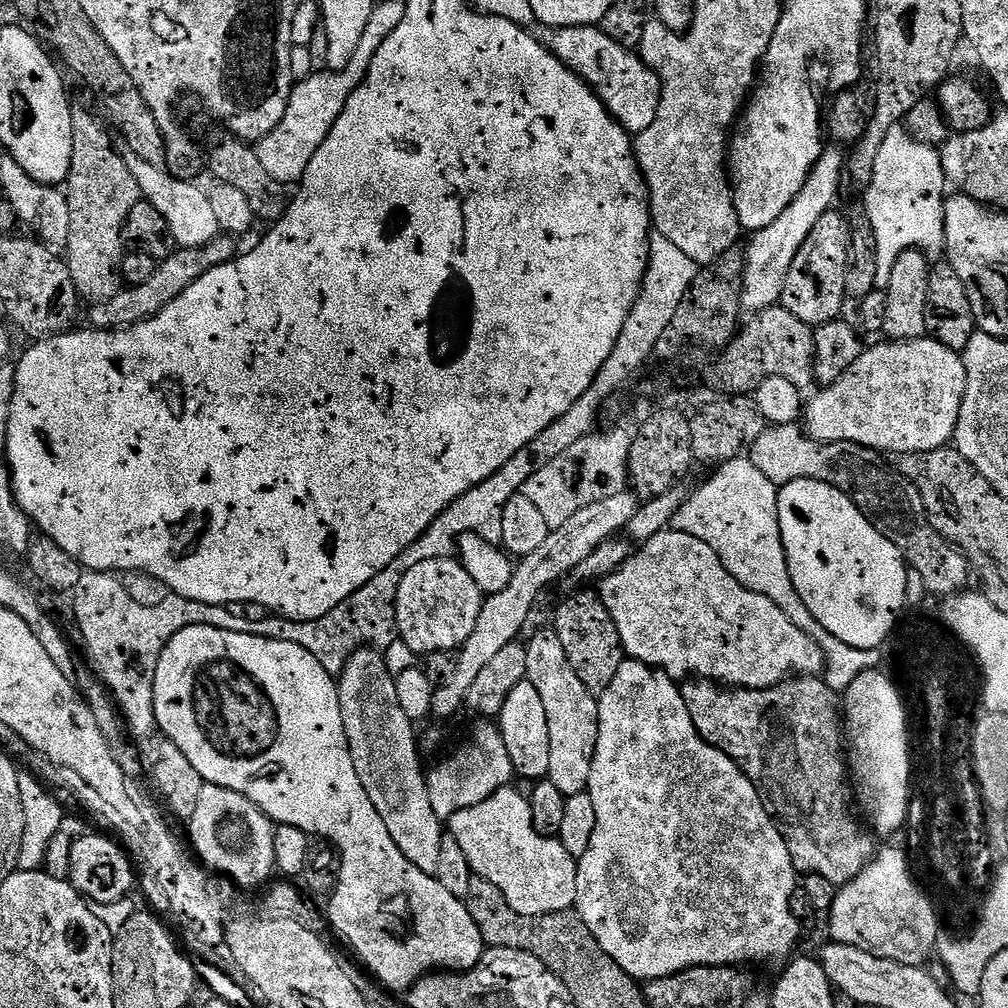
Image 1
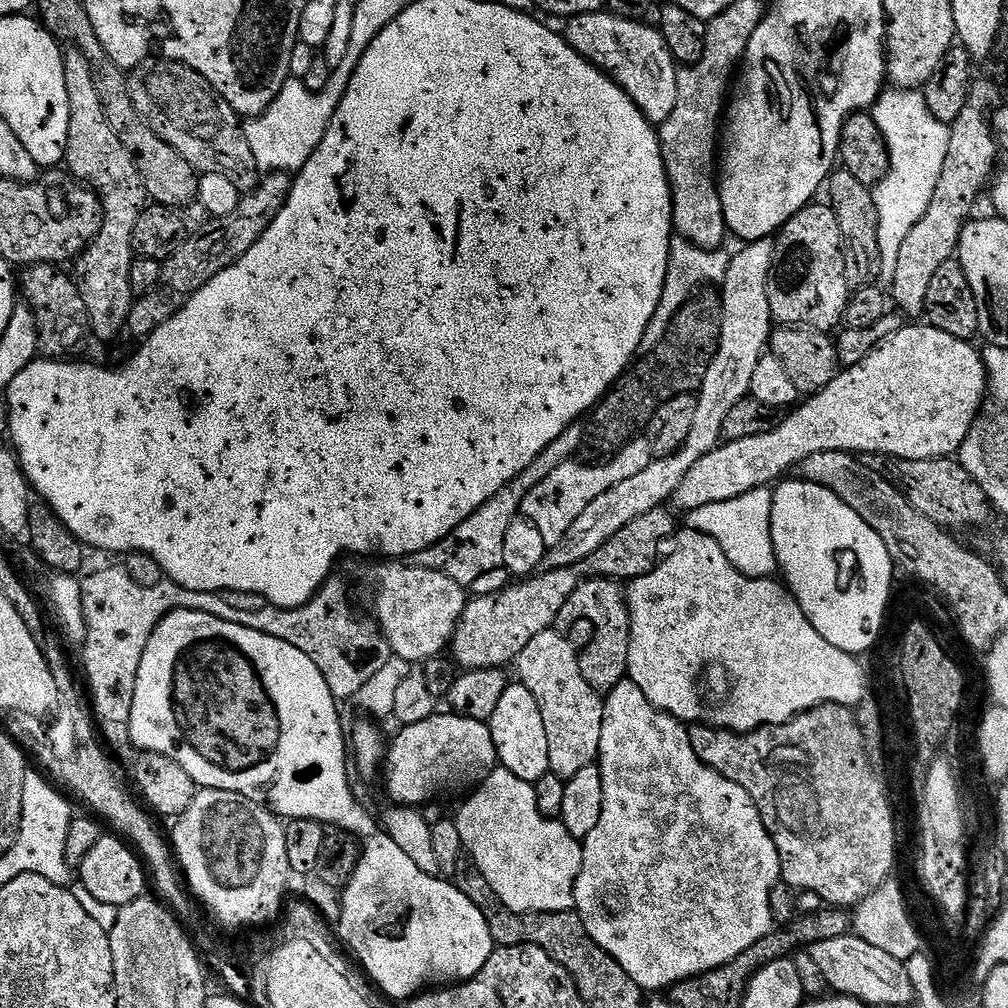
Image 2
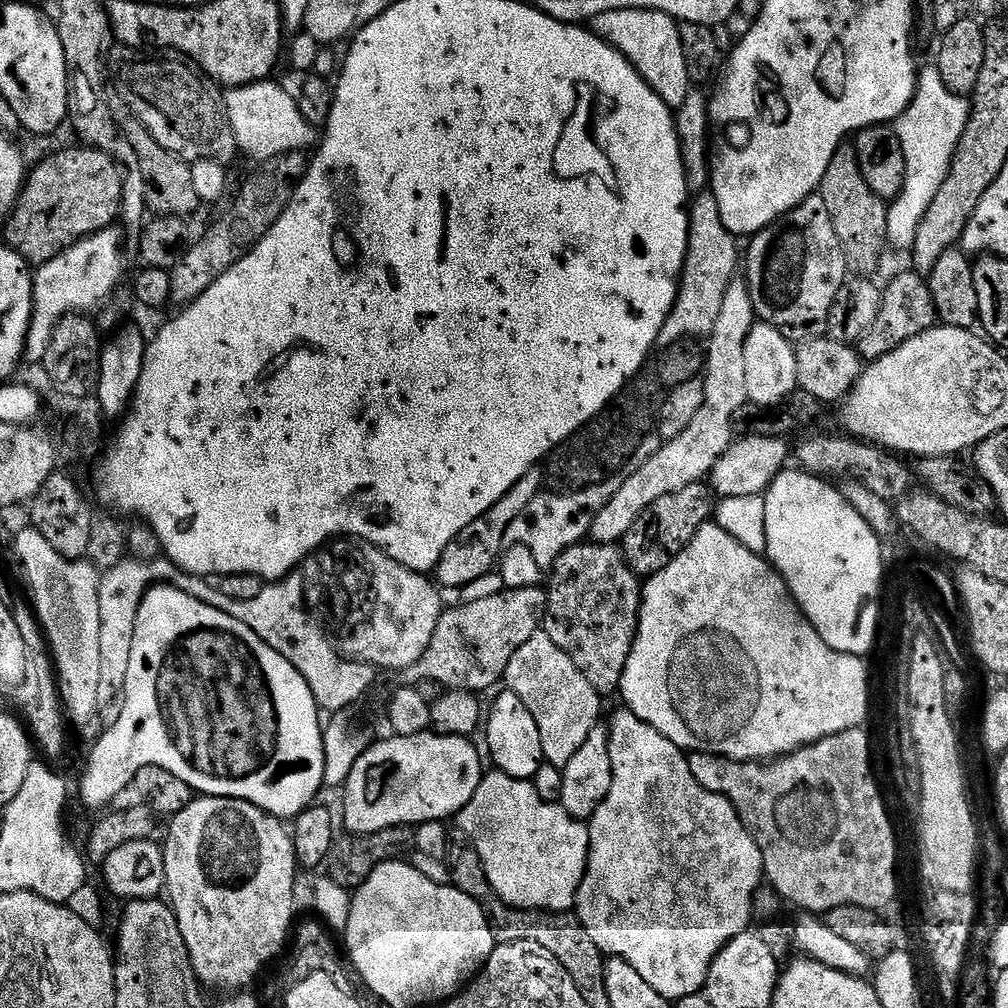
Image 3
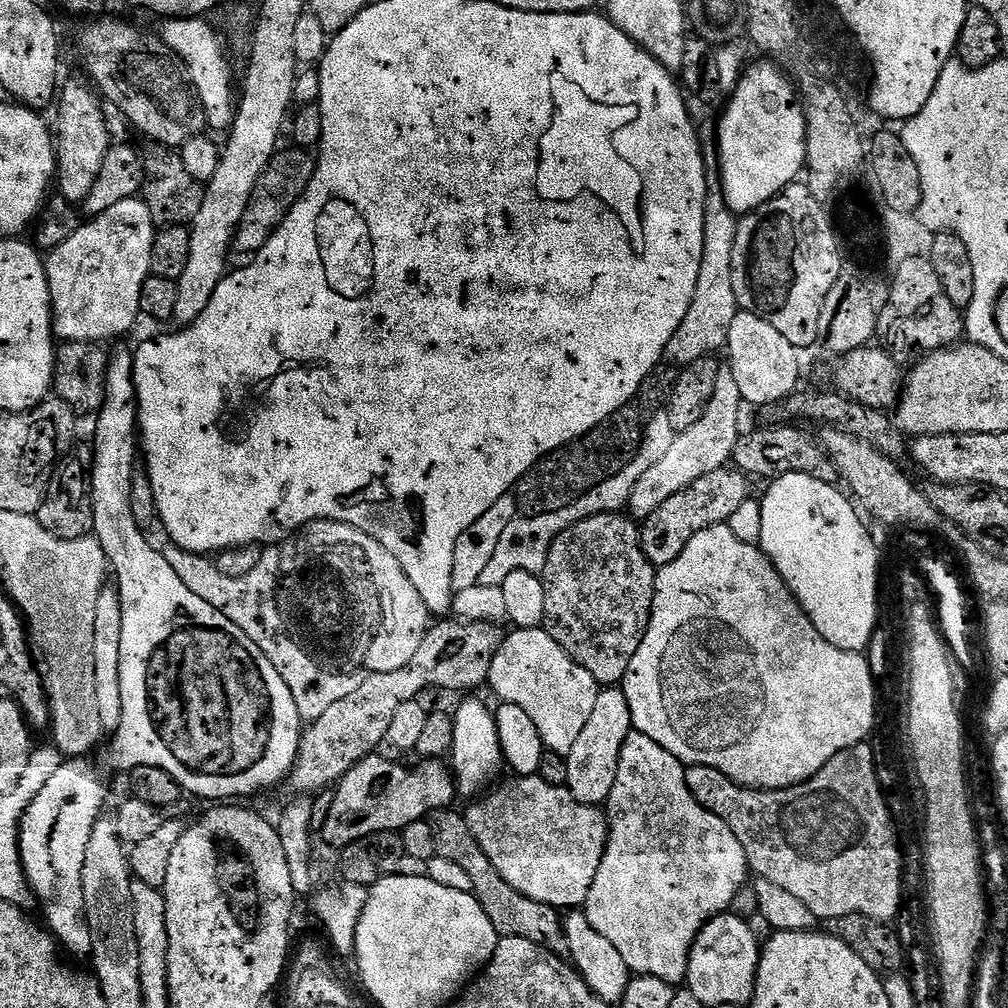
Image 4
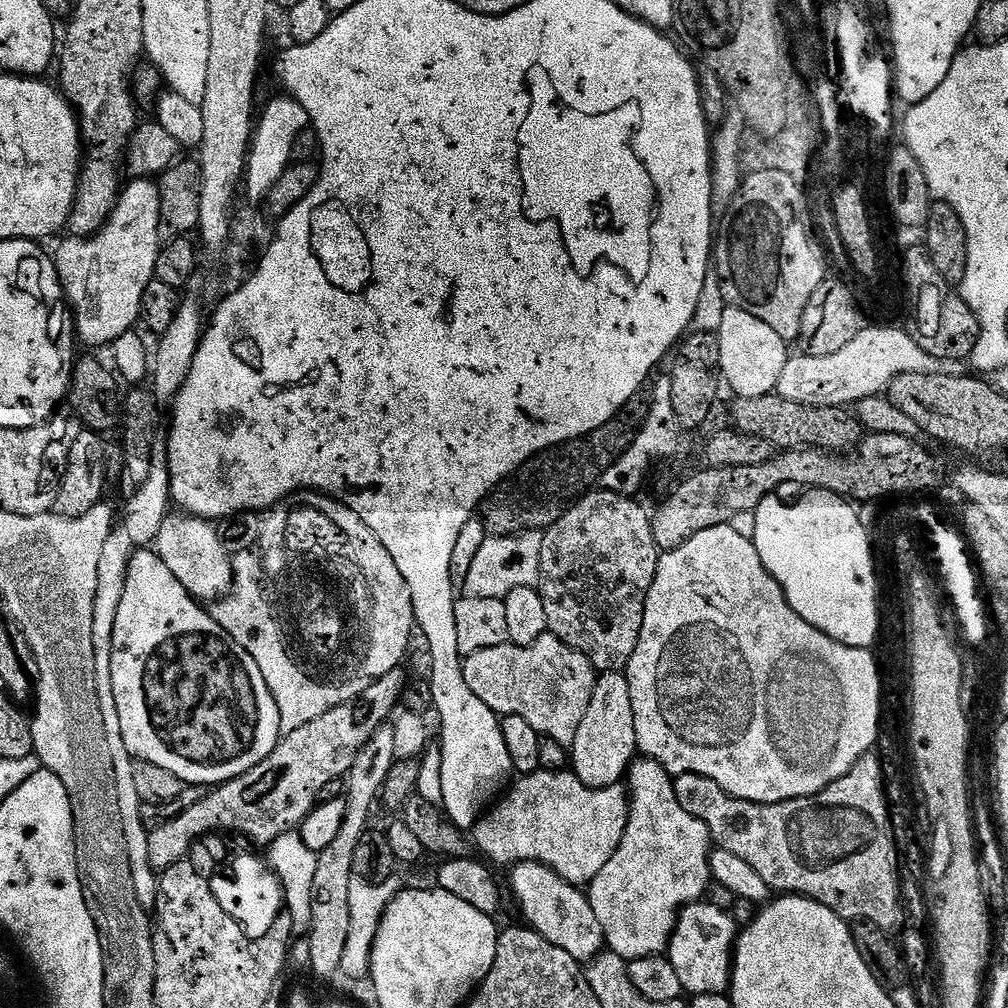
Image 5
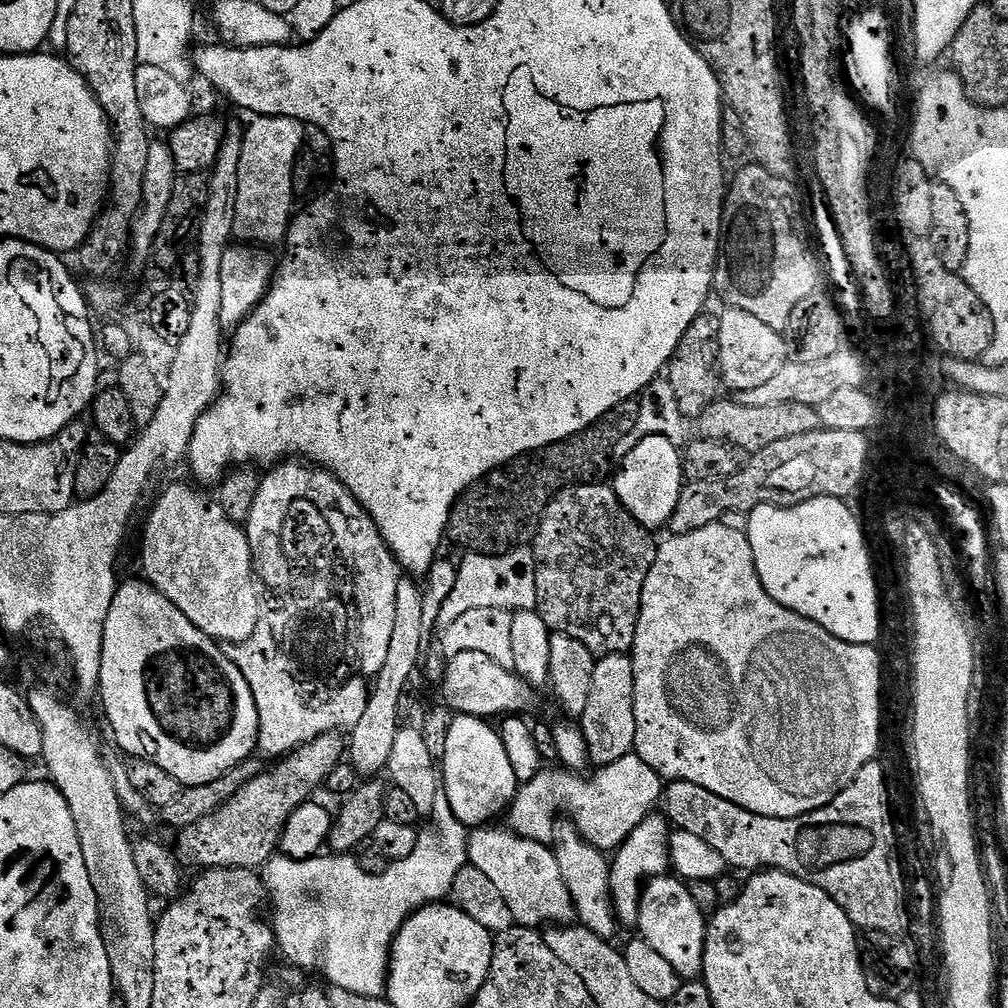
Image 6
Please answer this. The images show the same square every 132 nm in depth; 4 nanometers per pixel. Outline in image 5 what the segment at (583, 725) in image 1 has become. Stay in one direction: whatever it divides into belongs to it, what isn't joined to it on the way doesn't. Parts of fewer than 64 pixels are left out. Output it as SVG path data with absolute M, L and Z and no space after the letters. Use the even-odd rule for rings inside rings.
M545 634L525 648L505 642L486 650L469 652L462 663L466 686L470 686L492 712L501 717L526 718L541 737L559 744L571 746L574 742L598 679L592 663L578 650L554 635Z

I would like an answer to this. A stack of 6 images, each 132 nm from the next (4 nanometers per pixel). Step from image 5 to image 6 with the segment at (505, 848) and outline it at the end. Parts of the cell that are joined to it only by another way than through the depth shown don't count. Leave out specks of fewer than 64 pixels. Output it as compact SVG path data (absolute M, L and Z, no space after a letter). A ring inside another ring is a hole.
M635 754L597 767L593 776L570 772L560 766L552 767L556 768L549 772L548 769L541 770L529 784L520 784L506 813L506 824L511 831L540 844L553 843L558 831L556 815L565 812L572 819L569 820L571 827L579 832L581 838L601 852L611 853L619 849L628 835L653 813L655 808L652 807L661 803L666 787L658 773Z

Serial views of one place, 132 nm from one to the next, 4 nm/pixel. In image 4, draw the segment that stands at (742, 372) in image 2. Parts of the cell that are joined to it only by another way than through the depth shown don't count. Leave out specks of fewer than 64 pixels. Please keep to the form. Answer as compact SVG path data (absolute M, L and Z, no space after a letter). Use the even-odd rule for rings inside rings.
M721 370L718 382L714 382L714 398L710 398L710 406L706 406L704 416L698 418L690 430L678 432L670 450L666 450L666 454L662 454L662 458L658 458L658 462L654 462L654 466L642 474L642 478L638 478L627 507L631 519L637 522L647 520L654 510L658 510L658 506L662 506L662 502L666 502L666 498L678 494L698 478L725 467L731 461L734 446L742 435L740 408L742 401L738 382L734 382L731 370Z

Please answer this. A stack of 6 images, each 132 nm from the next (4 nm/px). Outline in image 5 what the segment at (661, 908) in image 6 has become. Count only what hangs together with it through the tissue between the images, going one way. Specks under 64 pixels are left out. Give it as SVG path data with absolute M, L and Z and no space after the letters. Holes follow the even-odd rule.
M686 904L679 909L676 928L666 949L667 959L671 960L674 970L678 970L681 989L685 993L710 995L727 993L732 979L734 945L738 927L716 904Z

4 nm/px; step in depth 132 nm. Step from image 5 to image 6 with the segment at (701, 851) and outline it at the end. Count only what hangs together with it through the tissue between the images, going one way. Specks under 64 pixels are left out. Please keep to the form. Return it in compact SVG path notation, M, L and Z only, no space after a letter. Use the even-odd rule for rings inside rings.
M651 814L636 827L628 839L620 845L610 864L612 877L610 890L612 891L612 908L616 912L616 919L621 925L635 925L640 913L640 894L642 885L649 878L665 875L670 868L668 842L670 839L670 824L663 815Z

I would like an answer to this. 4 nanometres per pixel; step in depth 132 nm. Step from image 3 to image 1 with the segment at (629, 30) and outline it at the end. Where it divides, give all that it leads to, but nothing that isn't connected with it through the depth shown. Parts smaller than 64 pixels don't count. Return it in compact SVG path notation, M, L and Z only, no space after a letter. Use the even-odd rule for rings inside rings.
M566 26L551 29L548 49L576 76L581 76L603 102L606 110L629 134L639 134L654 126L660 105L660 79L633 49L605 34L603 27Z

